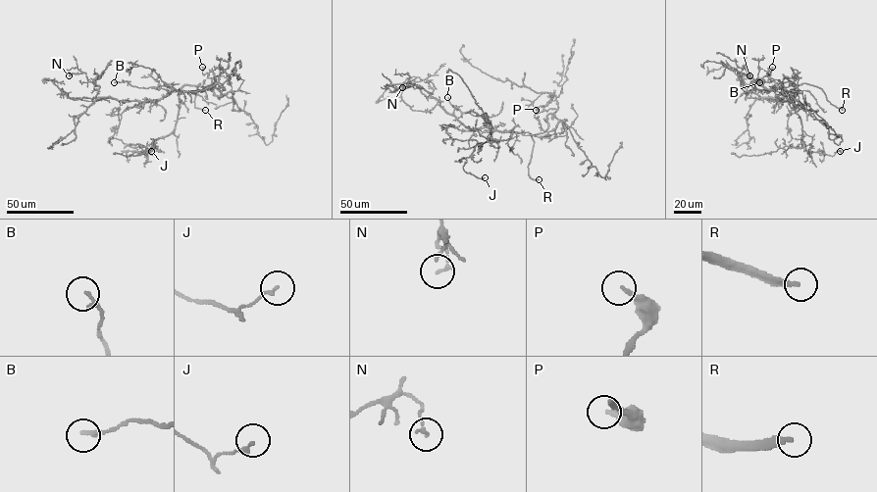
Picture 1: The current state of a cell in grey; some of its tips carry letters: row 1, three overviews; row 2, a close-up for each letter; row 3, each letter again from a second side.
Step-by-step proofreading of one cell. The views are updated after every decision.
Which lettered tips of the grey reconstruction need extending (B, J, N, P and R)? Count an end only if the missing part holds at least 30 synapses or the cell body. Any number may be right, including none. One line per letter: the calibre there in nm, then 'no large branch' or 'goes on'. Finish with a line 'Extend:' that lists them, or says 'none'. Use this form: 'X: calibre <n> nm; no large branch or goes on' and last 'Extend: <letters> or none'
B: calibre 160 nm; no large branch
J: calibre 130 nm; no large branch
N: calibre 120 nm; no large branch
P: calibre 180 nm; no large branch
R: calibre 220 nm; goes on
Extend: R

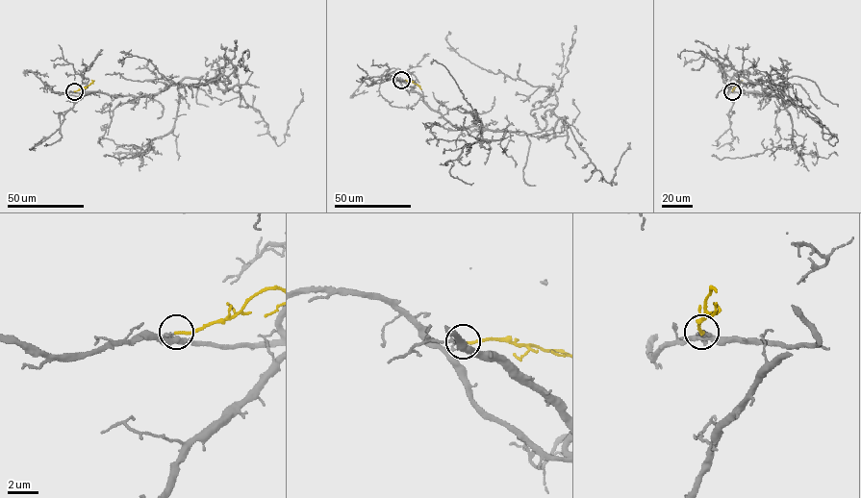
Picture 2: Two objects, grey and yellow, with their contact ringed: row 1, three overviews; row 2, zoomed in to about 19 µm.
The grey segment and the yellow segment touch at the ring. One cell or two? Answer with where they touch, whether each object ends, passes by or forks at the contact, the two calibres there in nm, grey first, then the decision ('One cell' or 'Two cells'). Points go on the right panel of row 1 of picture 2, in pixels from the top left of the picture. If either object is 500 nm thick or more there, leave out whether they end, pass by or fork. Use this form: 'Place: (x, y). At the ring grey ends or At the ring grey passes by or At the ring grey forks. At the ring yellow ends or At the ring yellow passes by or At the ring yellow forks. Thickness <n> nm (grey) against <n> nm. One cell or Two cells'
Place: (732, 91). At the ring grey passes by. At the ring yellow ends. Thickness 70 nm (grey) against 180 nm. Two cells

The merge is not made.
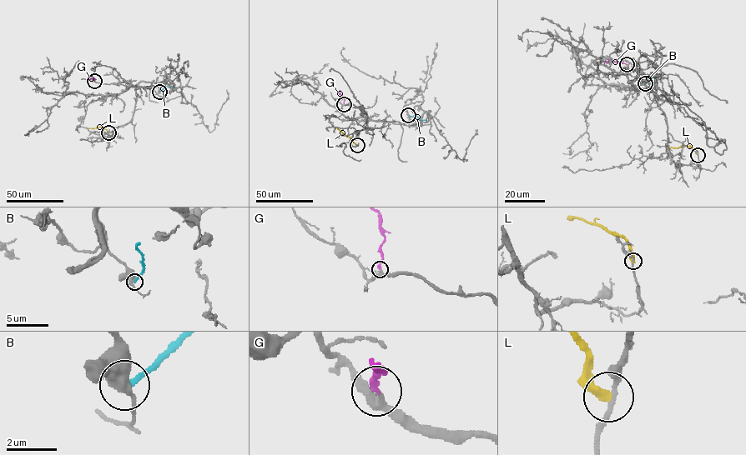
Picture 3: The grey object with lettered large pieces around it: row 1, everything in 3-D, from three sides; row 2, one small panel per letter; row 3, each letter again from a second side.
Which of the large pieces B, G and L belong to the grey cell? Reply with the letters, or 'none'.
G

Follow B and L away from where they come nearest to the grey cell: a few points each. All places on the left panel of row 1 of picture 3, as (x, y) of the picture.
B: (159, 92), (166, 86), (177, 87)
L: (108, 132), (100, 127), (88, 127)

